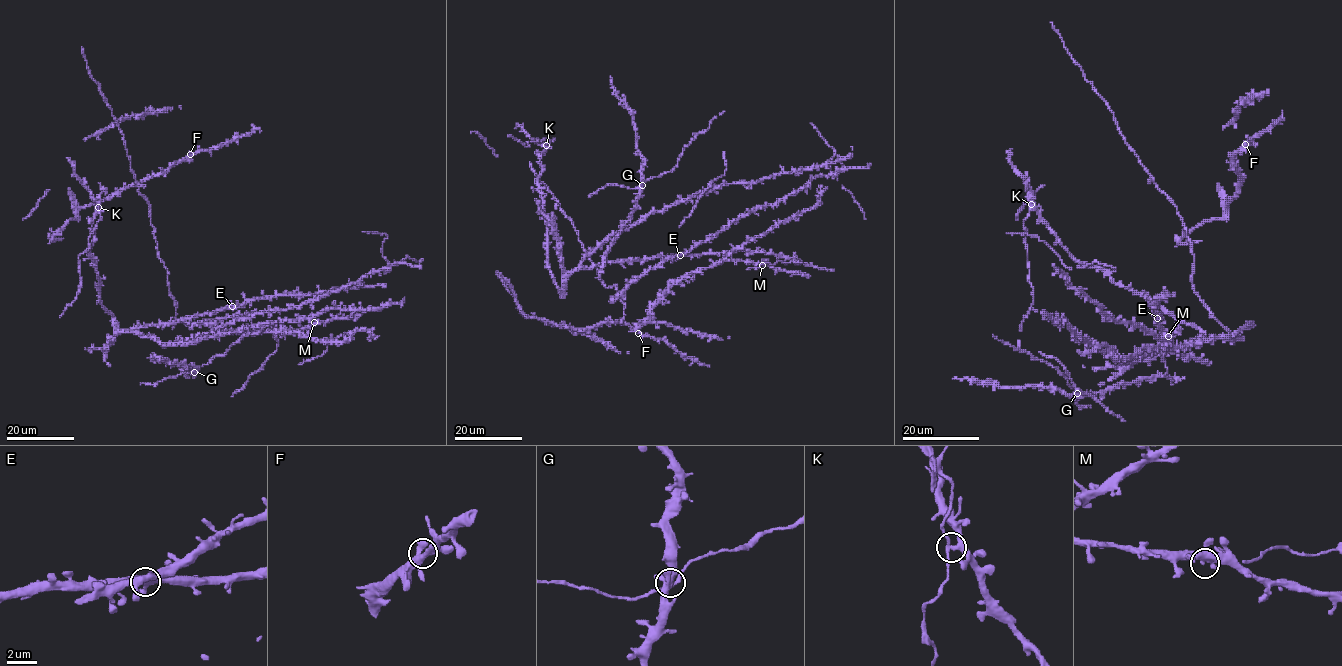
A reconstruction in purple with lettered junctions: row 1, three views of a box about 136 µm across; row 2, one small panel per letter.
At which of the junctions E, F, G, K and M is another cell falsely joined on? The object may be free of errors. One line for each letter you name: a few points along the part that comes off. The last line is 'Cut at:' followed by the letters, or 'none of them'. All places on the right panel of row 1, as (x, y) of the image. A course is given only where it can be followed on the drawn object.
K: Course of the part to remove: (1031, 205), (1024, 229), (1033, 302), (1021, 324), (1021, 330)
Cut at: K

